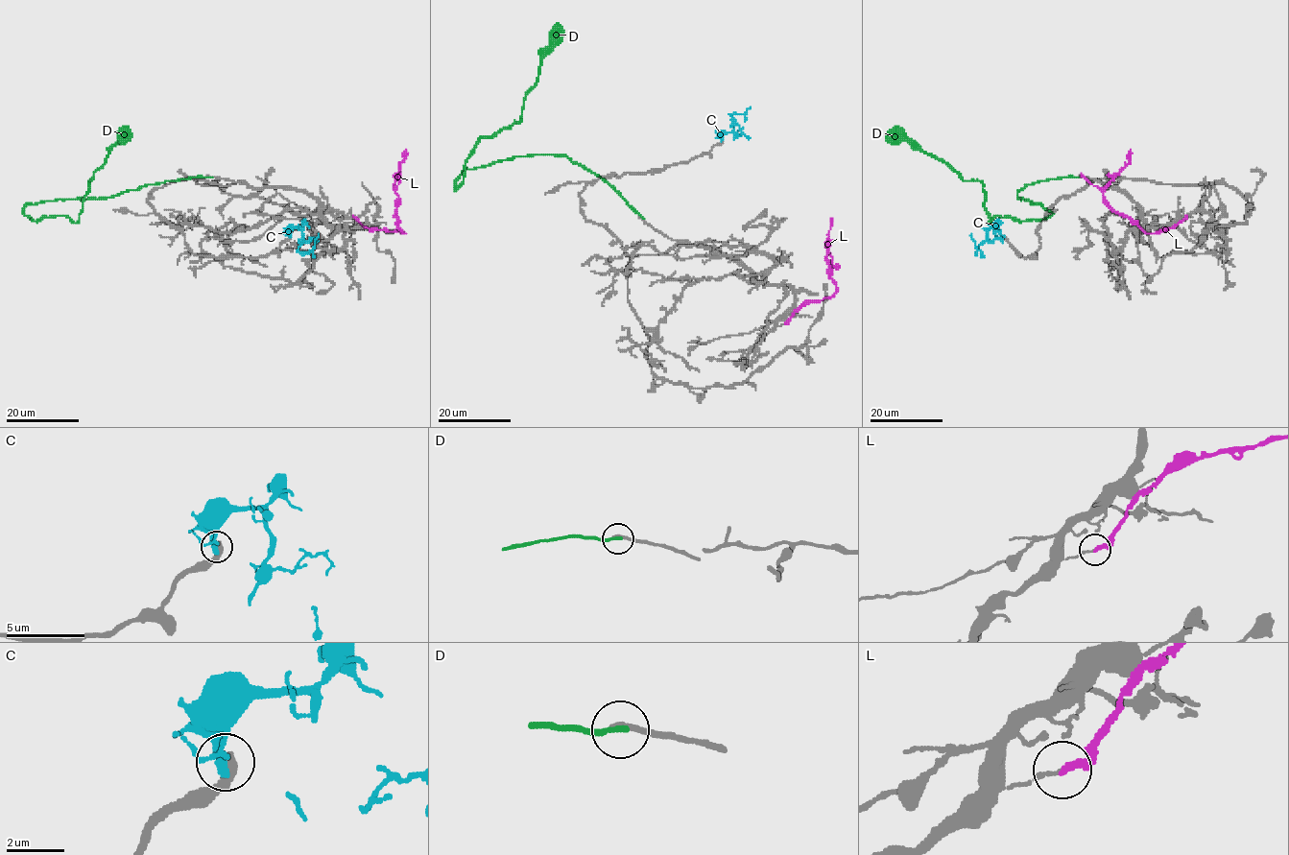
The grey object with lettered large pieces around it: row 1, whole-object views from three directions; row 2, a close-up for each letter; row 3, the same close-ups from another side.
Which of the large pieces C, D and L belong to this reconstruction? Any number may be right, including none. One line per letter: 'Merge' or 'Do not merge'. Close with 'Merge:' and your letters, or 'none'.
C: Do not merge
D: Do not merge
L: Do not merge
Merge: none

